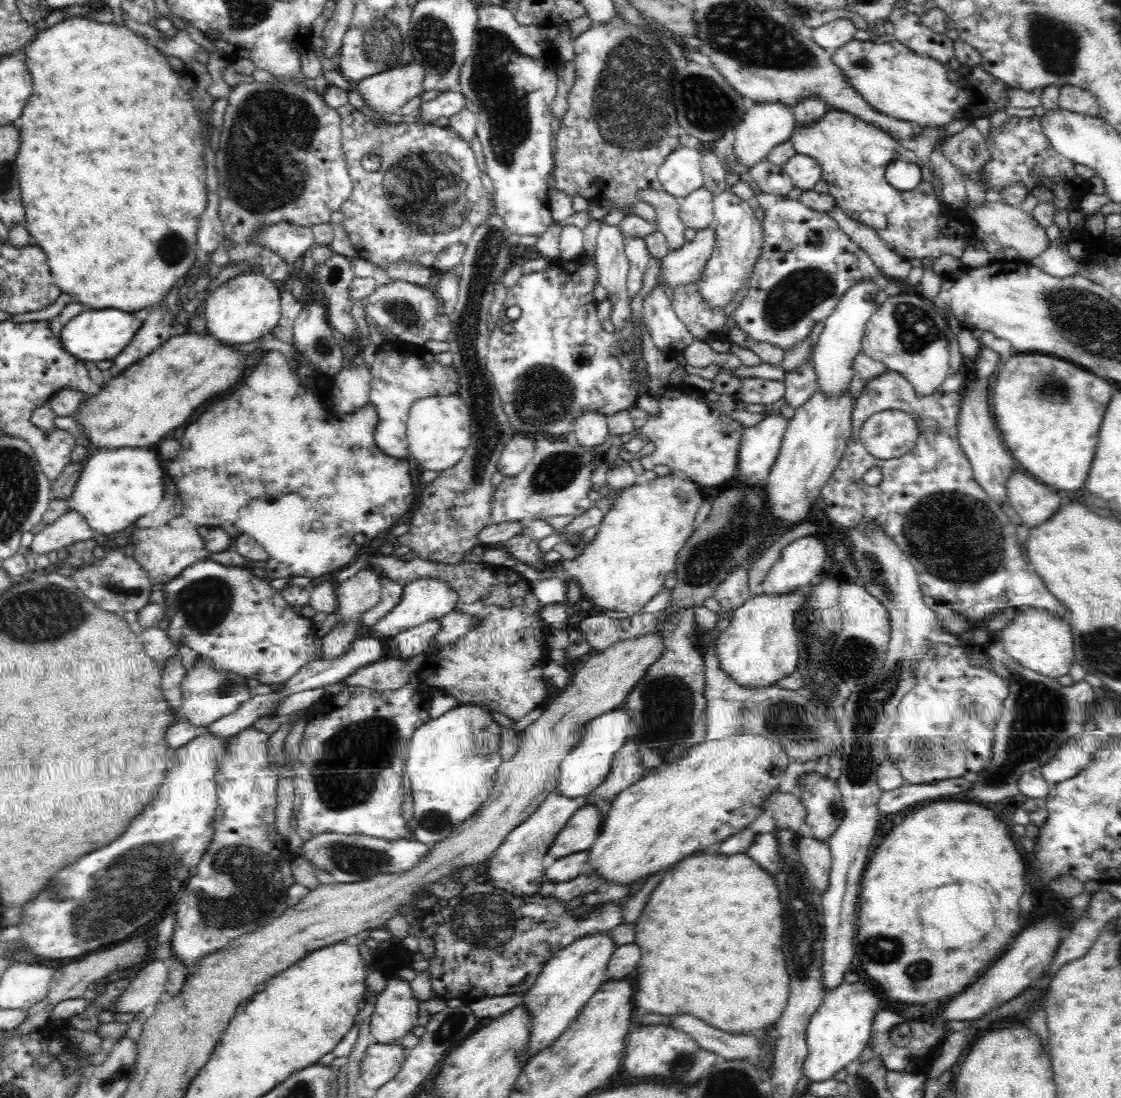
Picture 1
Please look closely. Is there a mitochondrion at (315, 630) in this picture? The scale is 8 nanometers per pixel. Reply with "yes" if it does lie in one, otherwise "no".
no

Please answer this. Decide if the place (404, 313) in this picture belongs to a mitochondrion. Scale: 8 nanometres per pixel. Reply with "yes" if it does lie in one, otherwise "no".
yes

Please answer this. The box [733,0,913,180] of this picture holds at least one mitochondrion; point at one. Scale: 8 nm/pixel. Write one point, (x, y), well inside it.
(864, 63)

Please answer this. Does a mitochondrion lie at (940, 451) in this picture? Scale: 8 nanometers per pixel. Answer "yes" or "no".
no

